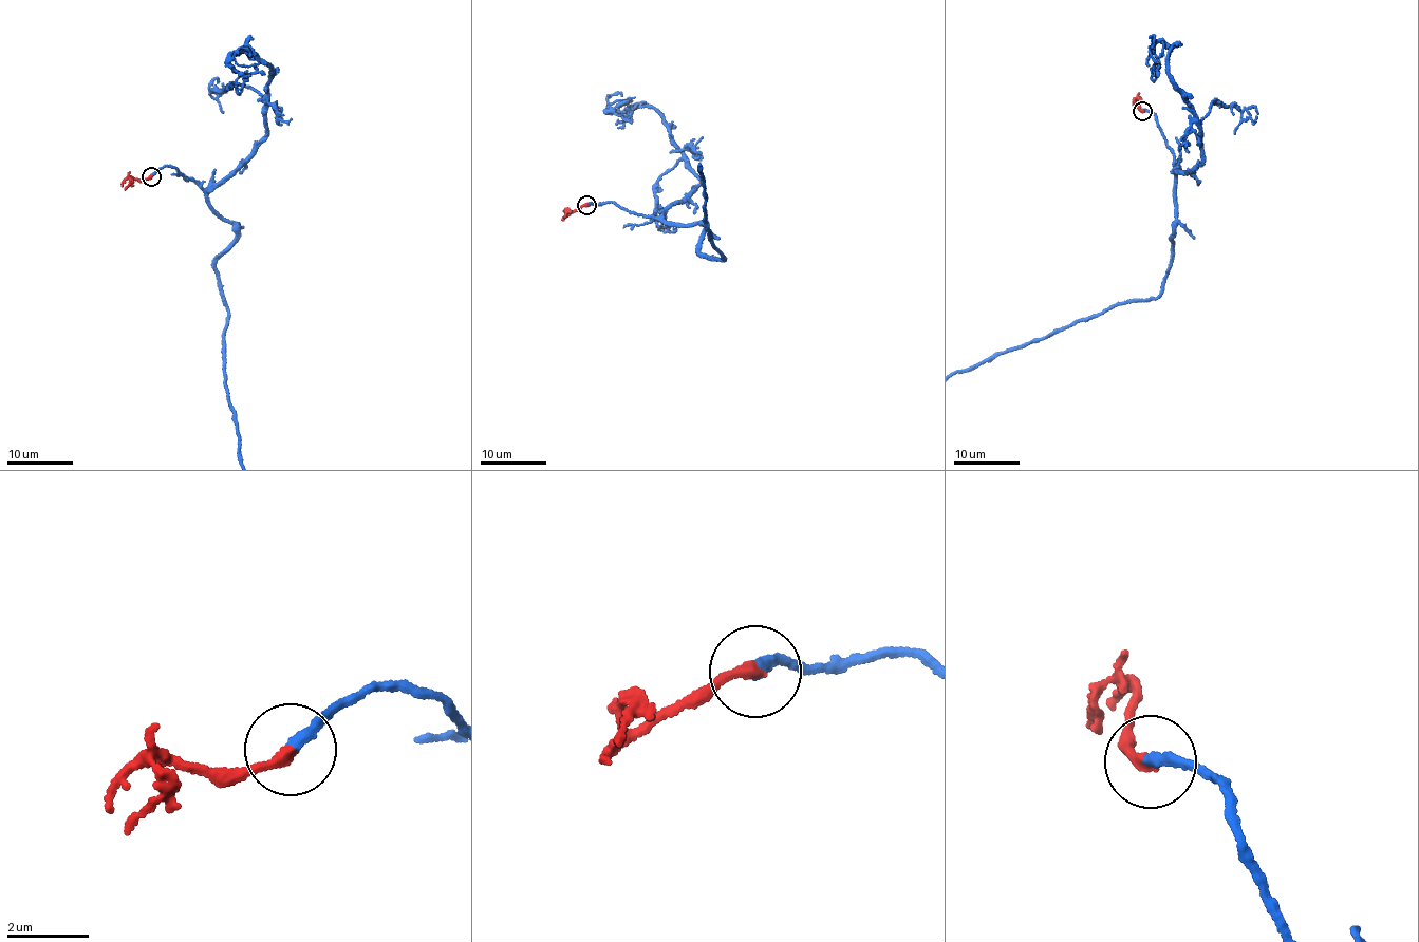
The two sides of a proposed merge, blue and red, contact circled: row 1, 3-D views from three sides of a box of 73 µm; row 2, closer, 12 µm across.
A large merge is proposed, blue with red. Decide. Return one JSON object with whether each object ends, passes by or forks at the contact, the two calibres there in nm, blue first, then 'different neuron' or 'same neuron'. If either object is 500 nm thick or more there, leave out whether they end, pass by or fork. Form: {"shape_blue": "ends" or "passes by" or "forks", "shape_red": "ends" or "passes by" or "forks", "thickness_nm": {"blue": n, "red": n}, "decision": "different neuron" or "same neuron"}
{"shape_blue": "ends", "shape_red": "ends", "thickness_nm": {"blue": 280, "red": 280}, "decision": "same neuron"}

